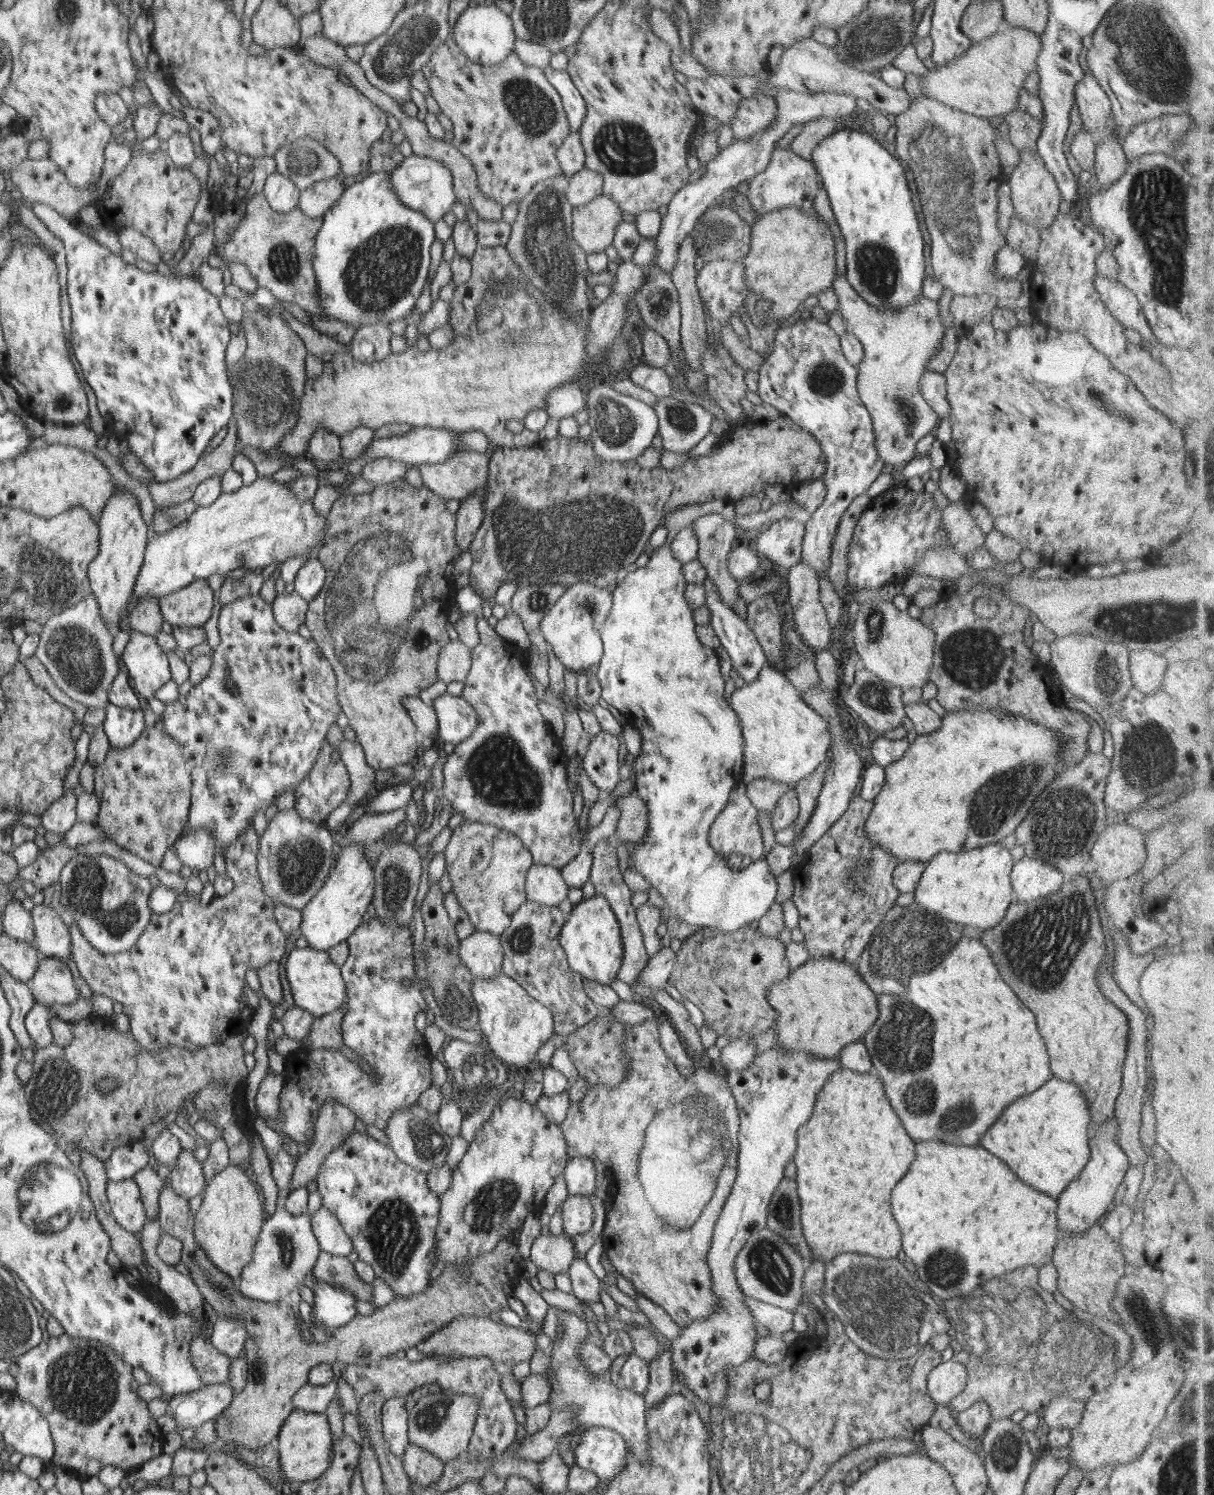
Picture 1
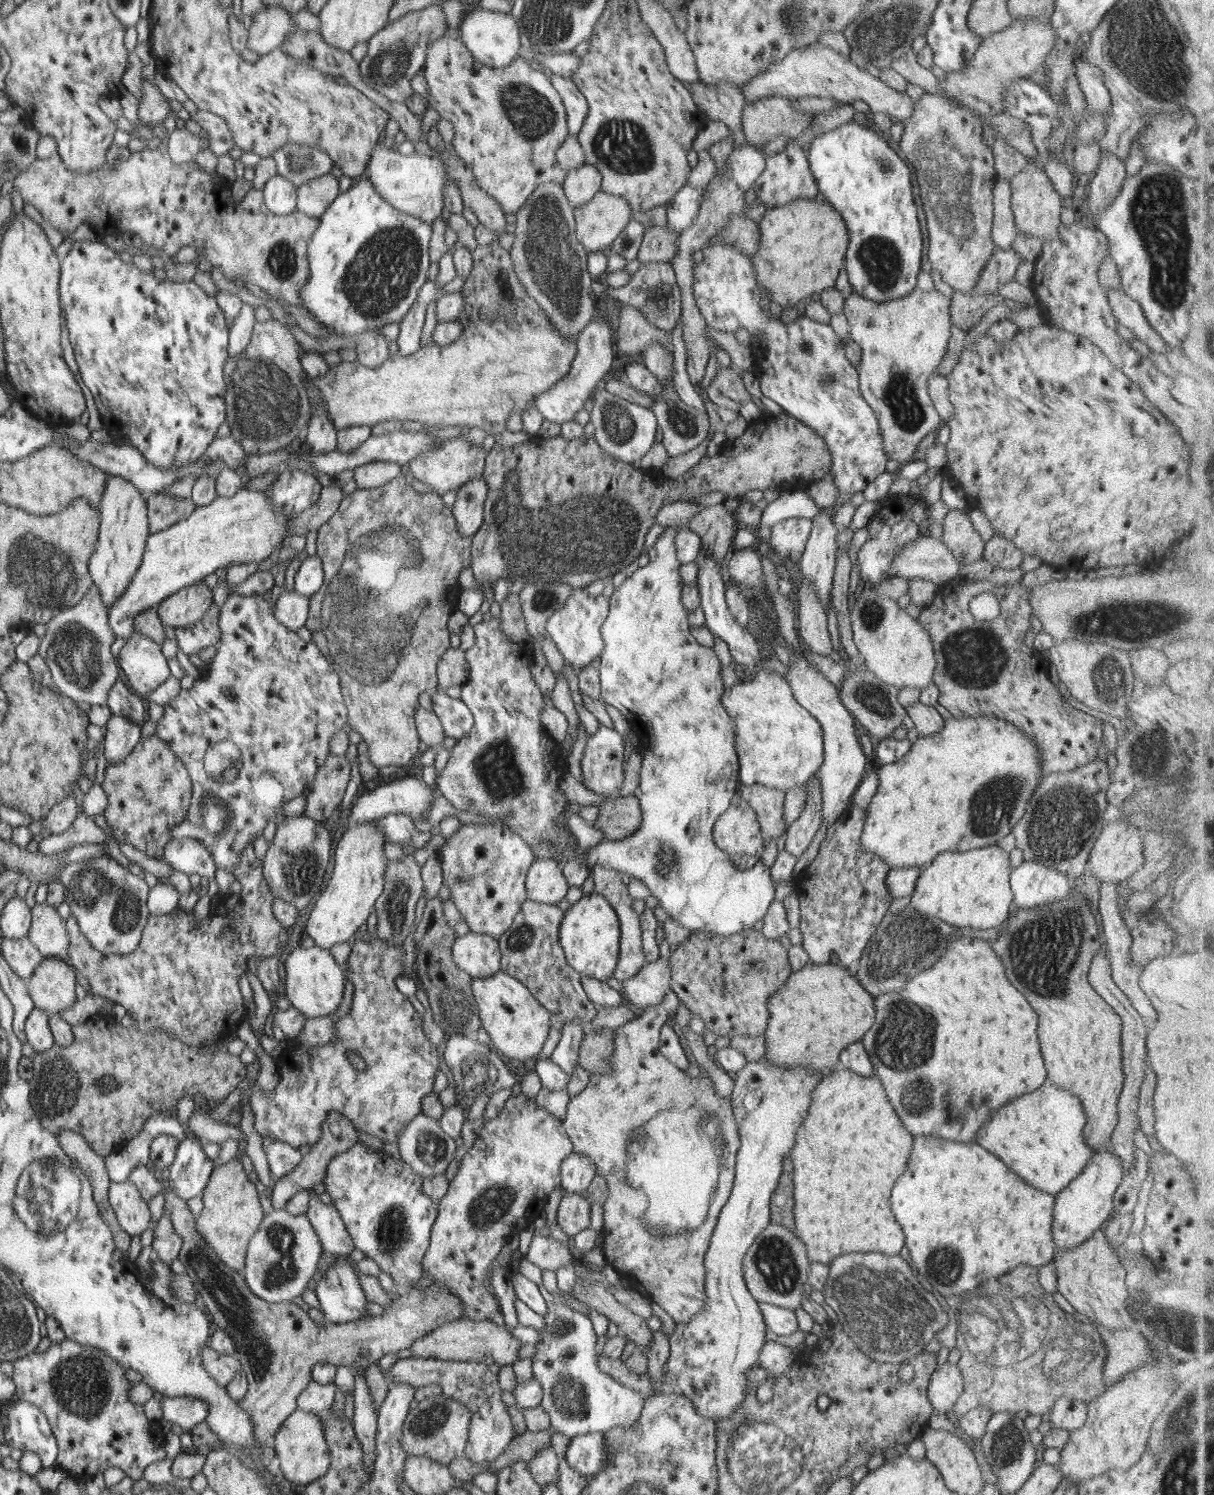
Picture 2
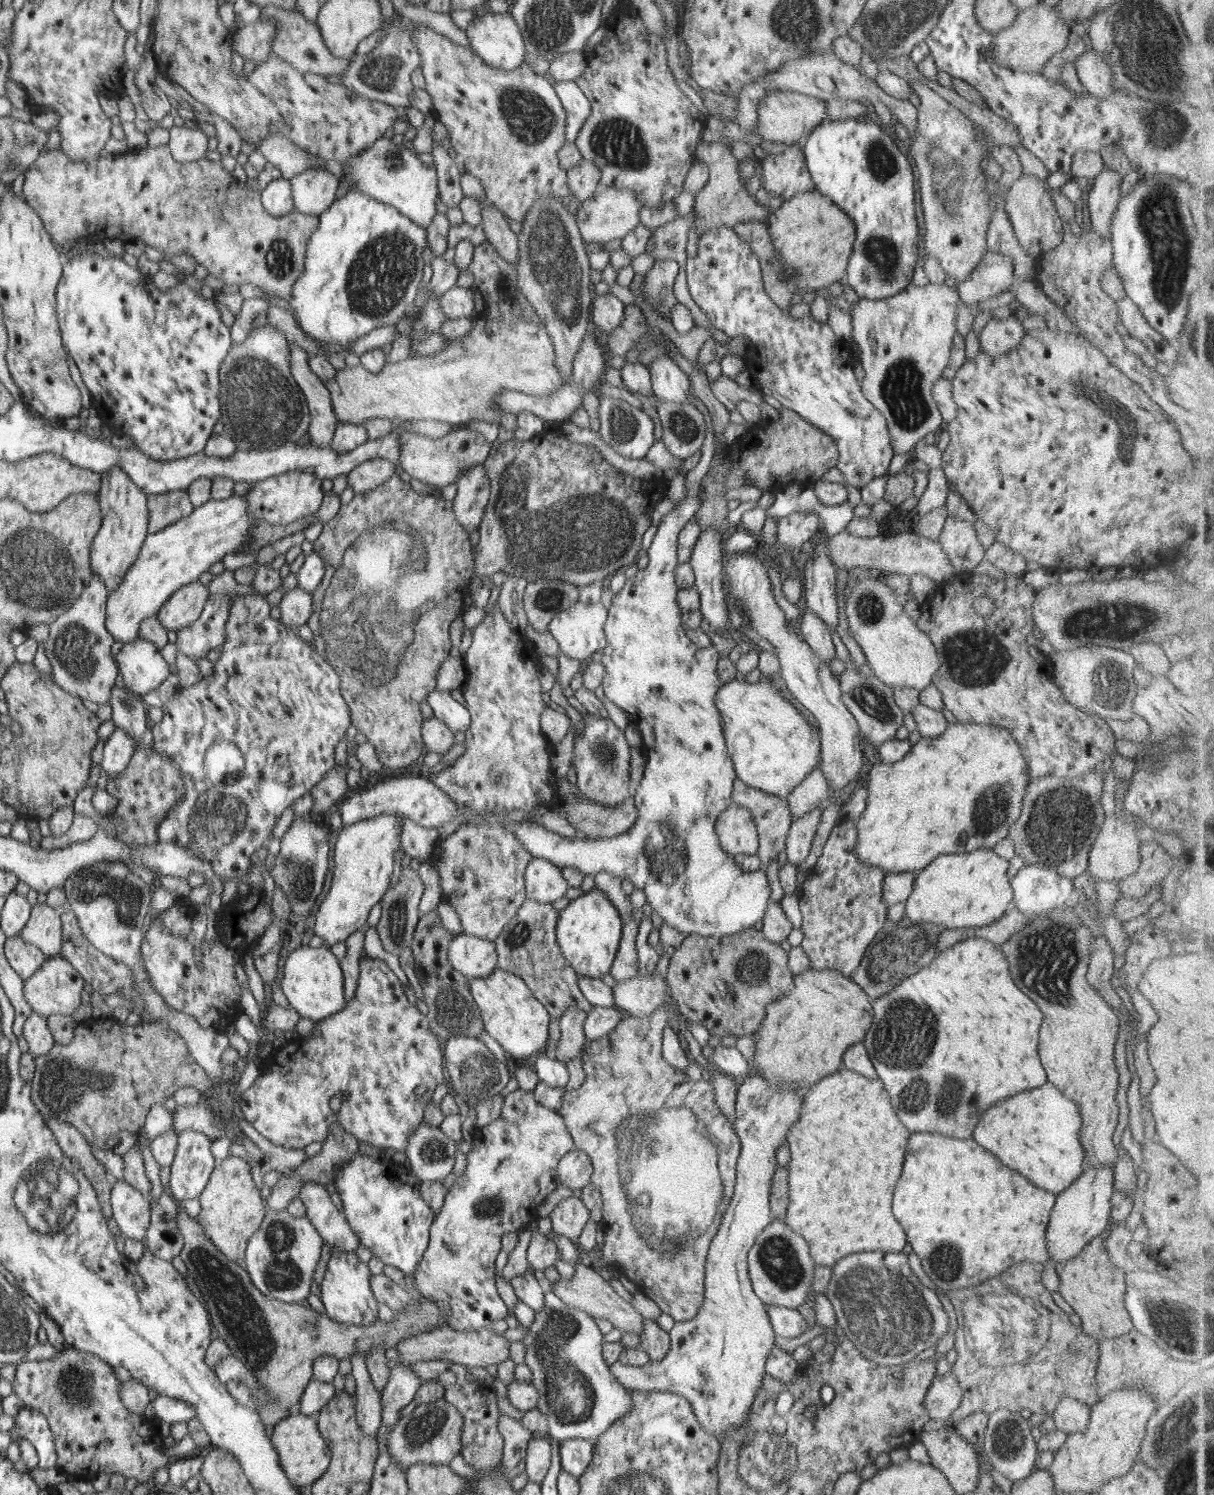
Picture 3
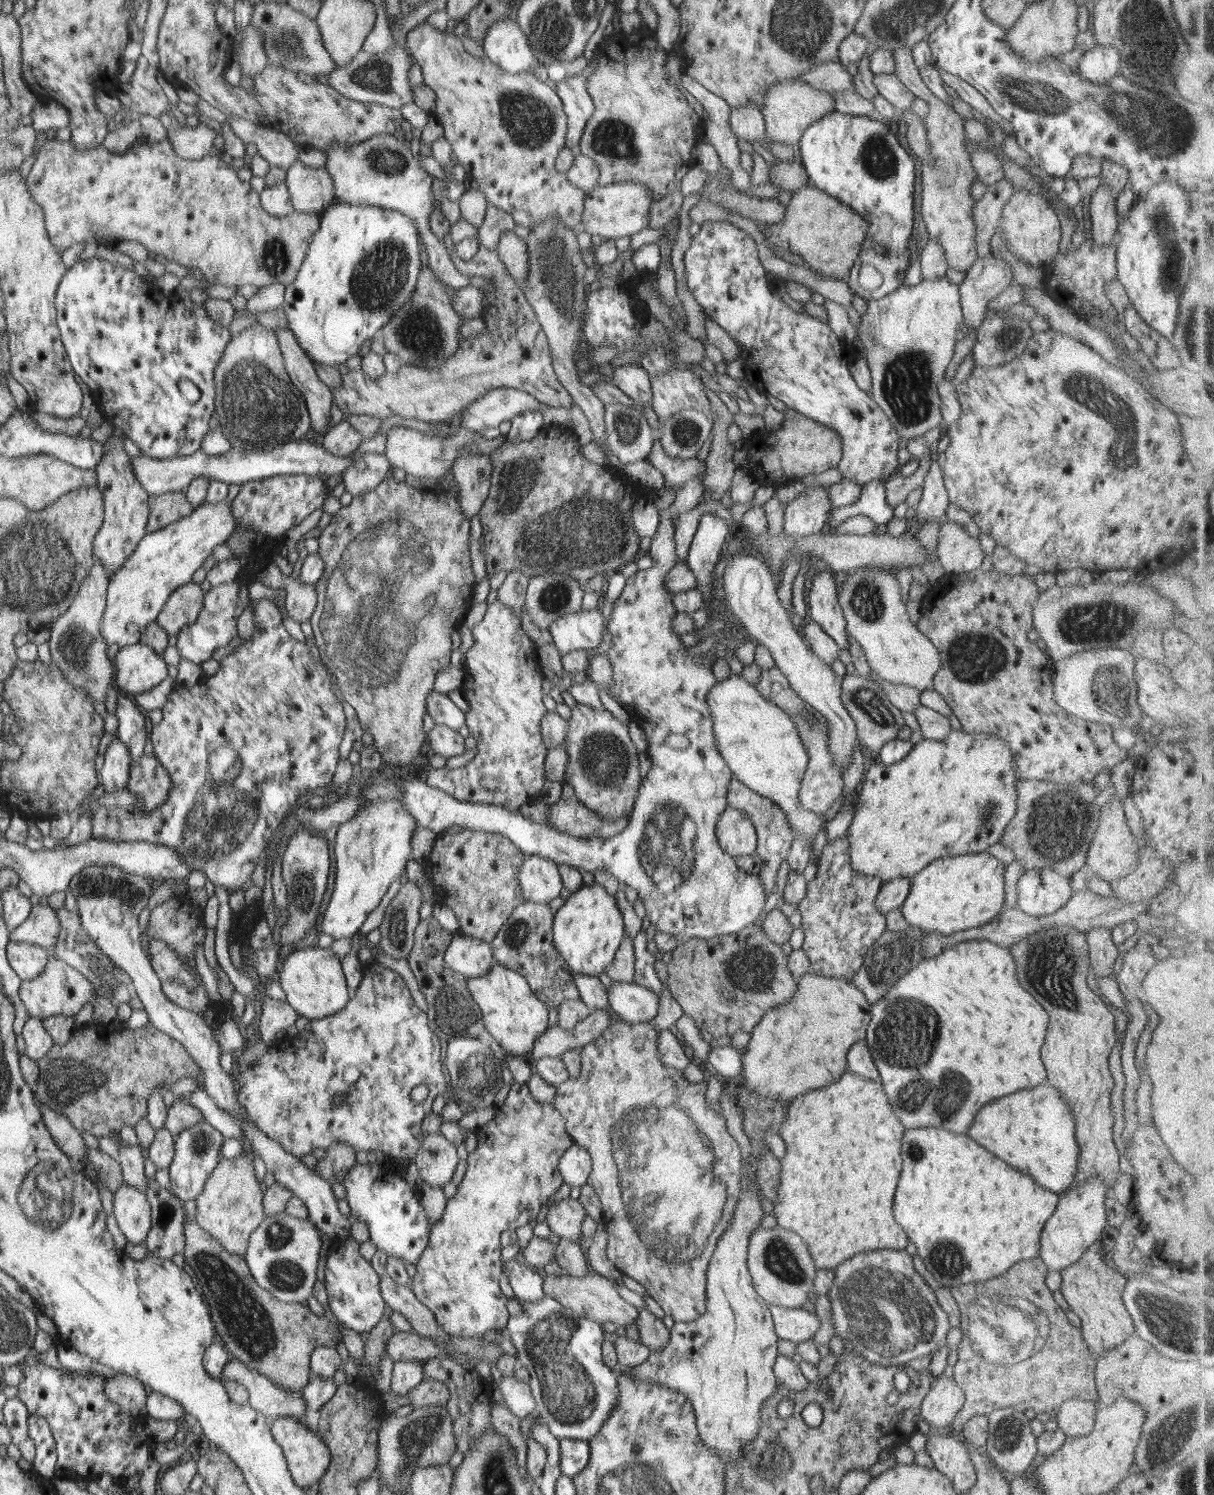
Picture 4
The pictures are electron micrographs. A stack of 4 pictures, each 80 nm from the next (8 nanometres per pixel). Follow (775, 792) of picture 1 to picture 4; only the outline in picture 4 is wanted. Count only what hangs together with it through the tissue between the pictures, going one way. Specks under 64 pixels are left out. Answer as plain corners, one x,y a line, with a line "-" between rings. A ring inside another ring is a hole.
732,779
729,782
729,790
727,790
727,795
725,795
725,801
727,801
727,807
738,809
745,813
756,830
755,853
760,858
762,864
757,875
767,897
774,893
777,869
779,868
779,864
783,860
786,860
787,851
791,847
793,833
789,823
787,823
787,817
785,817
785,813
773,801
765,799
763,796
753,793
753,791
749,791
736,779

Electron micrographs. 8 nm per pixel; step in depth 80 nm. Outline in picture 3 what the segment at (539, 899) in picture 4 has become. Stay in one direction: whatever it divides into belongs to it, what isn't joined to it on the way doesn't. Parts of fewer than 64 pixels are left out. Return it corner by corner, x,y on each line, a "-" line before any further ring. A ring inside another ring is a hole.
535,857
527,863
523,880
526,898
543,904
564,896
565,888
568,887
559,867

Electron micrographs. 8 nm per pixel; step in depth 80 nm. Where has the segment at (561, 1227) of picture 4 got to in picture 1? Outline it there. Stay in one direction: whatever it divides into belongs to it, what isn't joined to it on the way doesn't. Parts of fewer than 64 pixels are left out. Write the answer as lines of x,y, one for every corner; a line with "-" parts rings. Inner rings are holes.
569,1195
561,1203
560,1213
562,1218
562,1230
564,1235
574,1237
590,1231
593,1220
593,1208
586,1196

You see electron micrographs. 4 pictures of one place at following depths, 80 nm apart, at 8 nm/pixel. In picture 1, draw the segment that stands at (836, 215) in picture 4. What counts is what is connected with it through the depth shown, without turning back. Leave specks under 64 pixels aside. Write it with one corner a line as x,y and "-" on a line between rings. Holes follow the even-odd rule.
783,207
763,213
762,215
758,215
756,217
756,221
751,224
750,227
751,229
749,251
741,260
745,275
745,282
743,283
746,284
746,287
748,288
747,292
752,298
751,305
753,305
753,302
757,302
760,297
763,300
770,302
771,304
769,310
766,312
766,316
762,316
762,319
755,318
757,321
757,325
763,325
763,318
766,317
768,319
768,323
766,324
769,324
771,320
786,319
789,315
793,314
793,312
795,312
795,310
797,310
801,306
801,304
807,297
811,295
817,295
818,293
825,291
826,288
832,286
835,275
835,257
833,257
835,256
835,242
833,242
833,236
831,235
831,231
829,231
829,226
823,221
823,219
821,219
821,217
816,217
815,215
808,216
807,213
804,213
801,209
798,209
797,207

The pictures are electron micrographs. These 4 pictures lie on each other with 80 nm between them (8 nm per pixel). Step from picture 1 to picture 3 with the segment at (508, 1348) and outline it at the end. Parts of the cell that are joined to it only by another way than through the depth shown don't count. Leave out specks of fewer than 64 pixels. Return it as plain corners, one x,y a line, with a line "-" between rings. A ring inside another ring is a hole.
437,1326
427,1332
419,1332
415,1336
404,1338
394,1346
397,1350
398,1362
403,1364
428,1360
447,1359
458,1365
471,1367
497,1364
508,1358
508,1343
503,1336
493,1334
491,1328
470,1329
469,1331
455,1331
447,1326

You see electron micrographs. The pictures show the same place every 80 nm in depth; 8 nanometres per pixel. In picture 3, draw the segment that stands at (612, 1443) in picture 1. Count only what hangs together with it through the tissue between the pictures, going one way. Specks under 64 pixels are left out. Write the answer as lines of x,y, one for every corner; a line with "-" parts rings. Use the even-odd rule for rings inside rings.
567,1439
558,1442
560,1468
567,1474
578,1477
590,1463
593,1441
585,1439

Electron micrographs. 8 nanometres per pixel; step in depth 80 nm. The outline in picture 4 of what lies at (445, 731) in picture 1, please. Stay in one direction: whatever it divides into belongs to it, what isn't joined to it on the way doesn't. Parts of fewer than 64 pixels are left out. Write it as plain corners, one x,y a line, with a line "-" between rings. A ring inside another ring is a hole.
431,691
426,698
425,713
434,724
441,724
457,731
464,723
464,713
447,697
437,691

